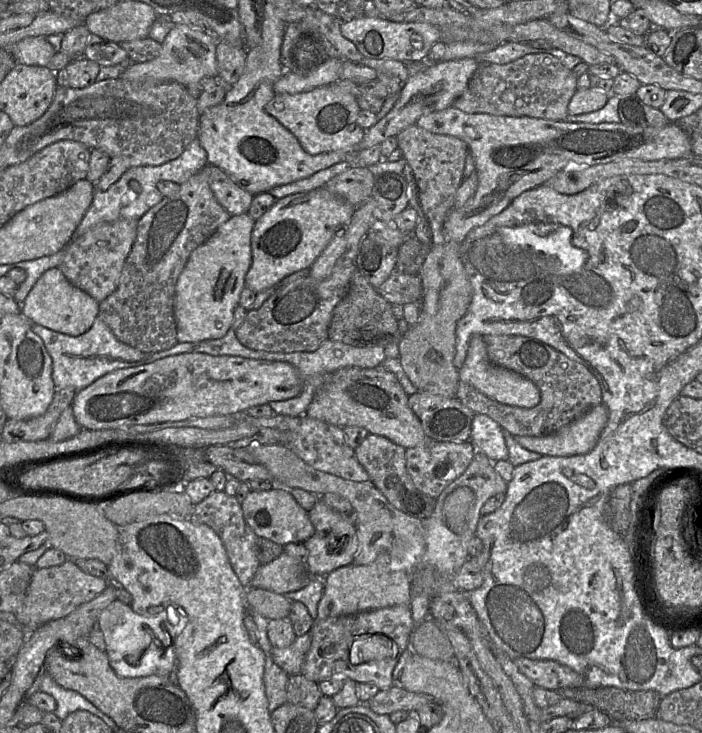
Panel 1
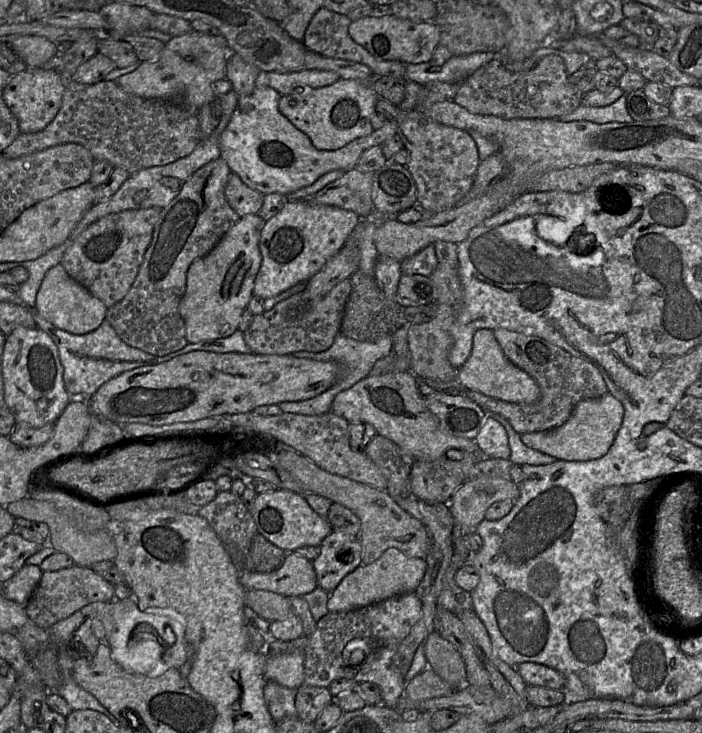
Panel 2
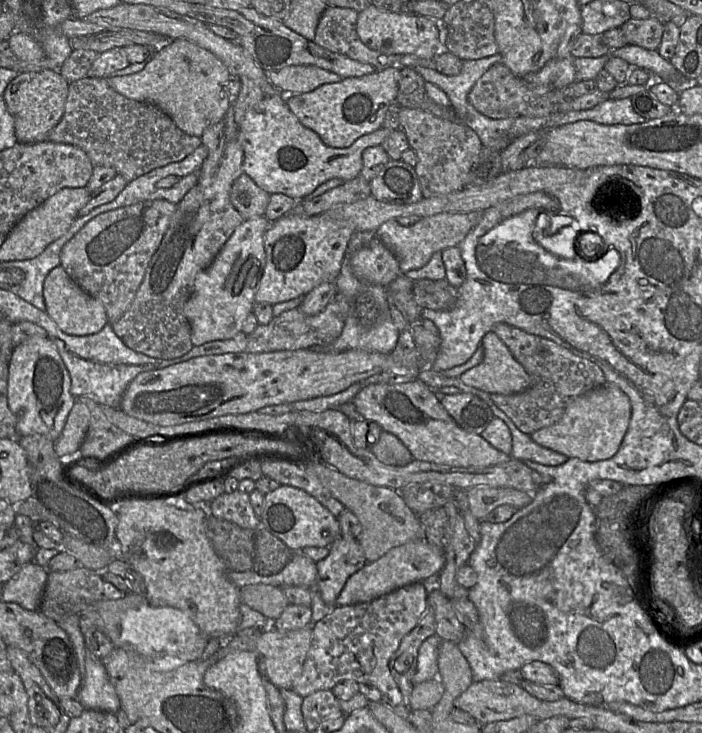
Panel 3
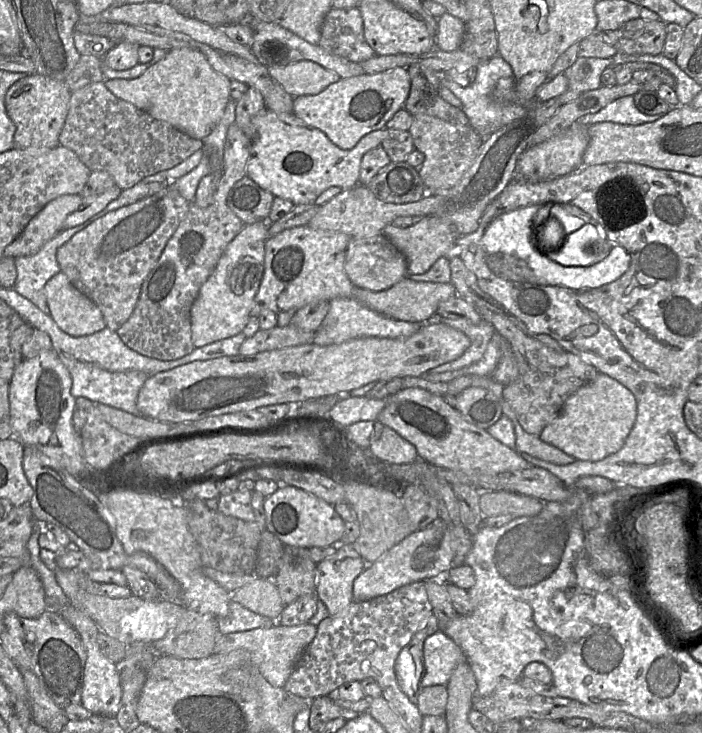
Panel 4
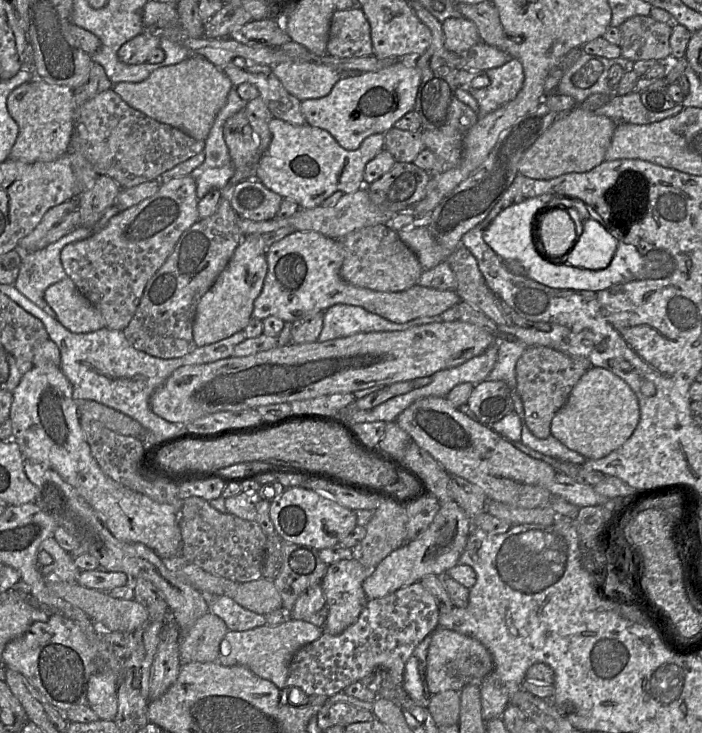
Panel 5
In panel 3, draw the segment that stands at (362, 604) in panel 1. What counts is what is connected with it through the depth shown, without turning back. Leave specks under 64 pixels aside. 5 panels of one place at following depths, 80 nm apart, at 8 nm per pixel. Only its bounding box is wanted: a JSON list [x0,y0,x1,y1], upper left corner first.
[336,539,445,607]

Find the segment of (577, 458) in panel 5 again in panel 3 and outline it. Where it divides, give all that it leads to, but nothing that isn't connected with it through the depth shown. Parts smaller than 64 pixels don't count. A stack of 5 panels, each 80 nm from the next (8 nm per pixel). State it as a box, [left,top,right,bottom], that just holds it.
[490,405,569,466]

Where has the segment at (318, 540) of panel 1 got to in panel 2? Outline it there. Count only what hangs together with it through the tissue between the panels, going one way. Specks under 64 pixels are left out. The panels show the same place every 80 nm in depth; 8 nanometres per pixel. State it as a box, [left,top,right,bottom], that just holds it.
[312,531,362,594]

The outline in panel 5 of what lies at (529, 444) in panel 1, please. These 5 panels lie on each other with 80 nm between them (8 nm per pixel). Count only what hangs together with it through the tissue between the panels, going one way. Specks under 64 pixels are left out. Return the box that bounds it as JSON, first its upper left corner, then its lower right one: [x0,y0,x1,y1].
[550,367,640,459]

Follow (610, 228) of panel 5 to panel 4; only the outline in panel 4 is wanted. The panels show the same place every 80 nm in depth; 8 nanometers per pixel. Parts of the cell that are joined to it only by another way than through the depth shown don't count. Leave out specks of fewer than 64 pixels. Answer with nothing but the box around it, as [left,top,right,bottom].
[534,221,612,266]

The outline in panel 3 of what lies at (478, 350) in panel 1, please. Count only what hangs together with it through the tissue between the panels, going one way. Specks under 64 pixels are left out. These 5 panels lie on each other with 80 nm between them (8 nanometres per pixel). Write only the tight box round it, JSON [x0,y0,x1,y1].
[461,330,530,395]

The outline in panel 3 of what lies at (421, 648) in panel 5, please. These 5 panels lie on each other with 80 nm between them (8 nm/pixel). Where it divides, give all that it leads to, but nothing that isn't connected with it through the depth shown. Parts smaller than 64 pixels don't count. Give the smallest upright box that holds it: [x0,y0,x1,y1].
[389,595,436,705]

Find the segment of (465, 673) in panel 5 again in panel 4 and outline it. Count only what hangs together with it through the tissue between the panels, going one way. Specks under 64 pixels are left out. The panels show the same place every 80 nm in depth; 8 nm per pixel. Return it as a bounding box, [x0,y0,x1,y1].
[420,631,466,687]

